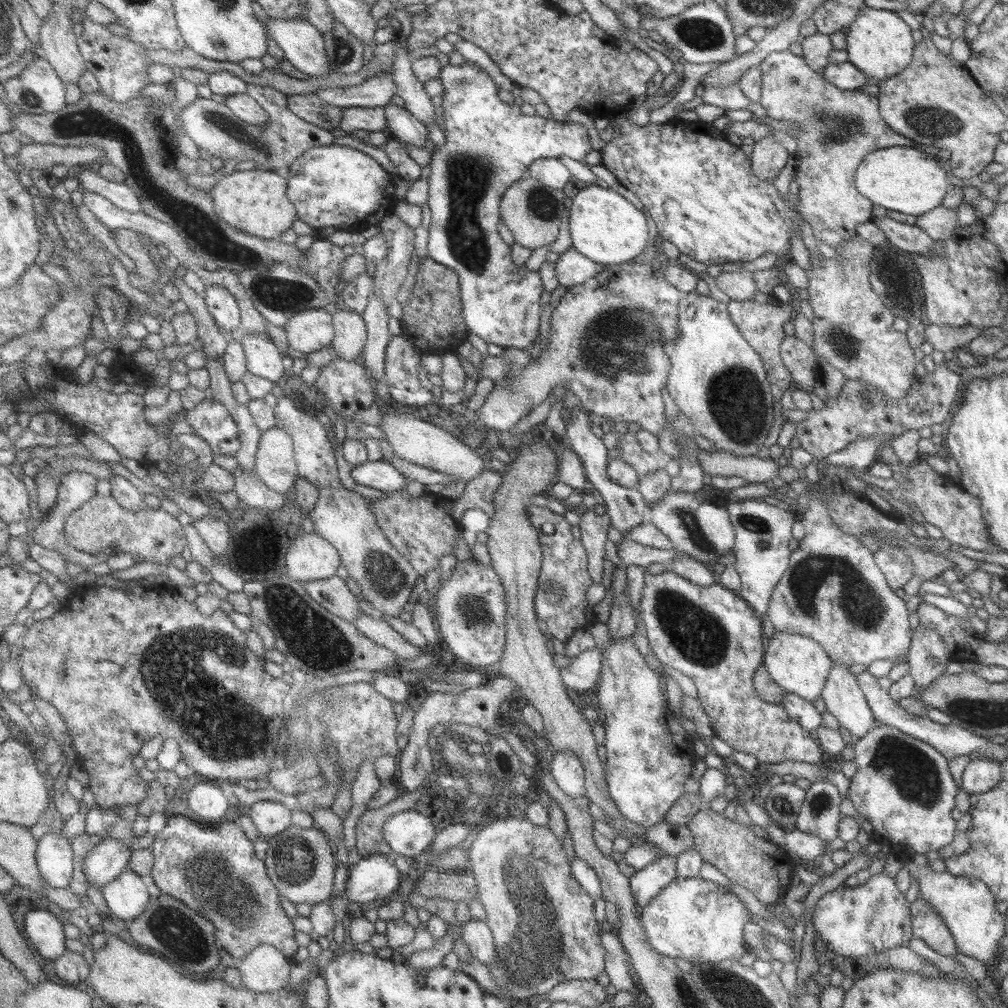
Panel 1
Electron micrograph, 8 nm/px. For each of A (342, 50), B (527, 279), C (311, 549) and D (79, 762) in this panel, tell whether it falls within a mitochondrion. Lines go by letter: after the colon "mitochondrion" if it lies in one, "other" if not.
A: mitochondrion
B: other
C: other
D: other

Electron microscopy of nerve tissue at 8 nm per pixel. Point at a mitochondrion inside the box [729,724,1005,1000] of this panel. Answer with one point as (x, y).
(917, 775)

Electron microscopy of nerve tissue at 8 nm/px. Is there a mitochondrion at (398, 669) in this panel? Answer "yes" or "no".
no

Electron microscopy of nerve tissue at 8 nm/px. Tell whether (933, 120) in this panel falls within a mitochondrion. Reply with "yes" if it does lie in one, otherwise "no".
yes

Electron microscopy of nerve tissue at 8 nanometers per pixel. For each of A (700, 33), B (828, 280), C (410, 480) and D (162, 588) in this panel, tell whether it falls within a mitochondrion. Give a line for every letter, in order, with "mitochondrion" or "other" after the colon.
A: mitochondrion
B: other
C: other
D: other

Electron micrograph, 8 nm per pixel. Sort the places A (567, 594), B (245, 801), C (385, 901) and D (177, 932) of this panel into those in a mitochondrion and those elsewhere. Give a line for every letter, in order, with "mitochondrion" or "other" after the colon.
A: mitochondrion
B: other
C: other
D: mitochondrion

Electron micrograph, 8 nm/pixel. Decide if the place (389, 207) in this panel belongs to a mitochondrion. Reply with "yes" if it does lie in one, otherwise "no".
no

